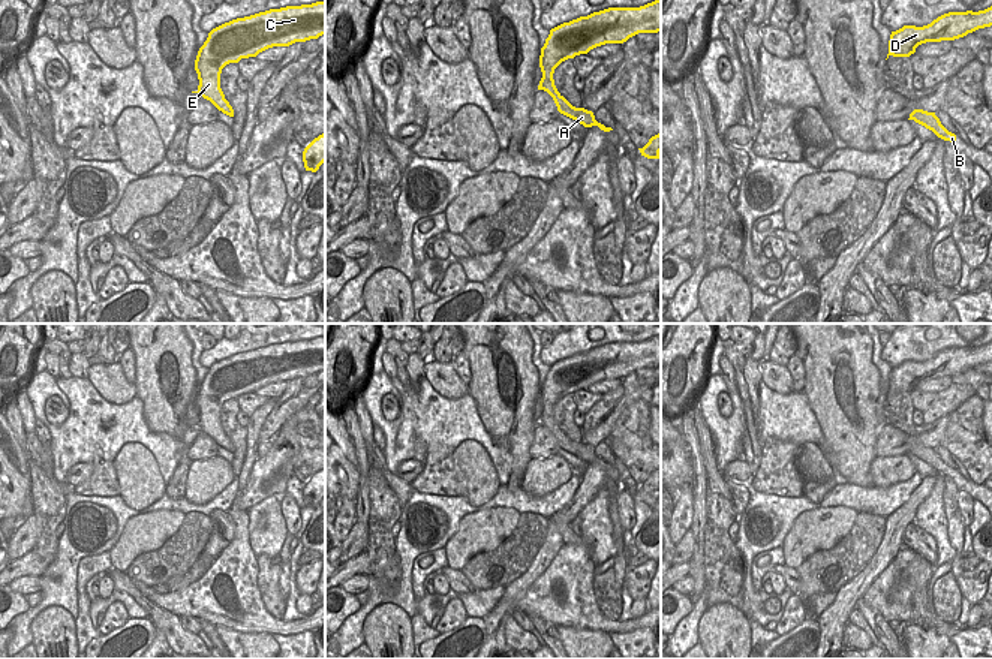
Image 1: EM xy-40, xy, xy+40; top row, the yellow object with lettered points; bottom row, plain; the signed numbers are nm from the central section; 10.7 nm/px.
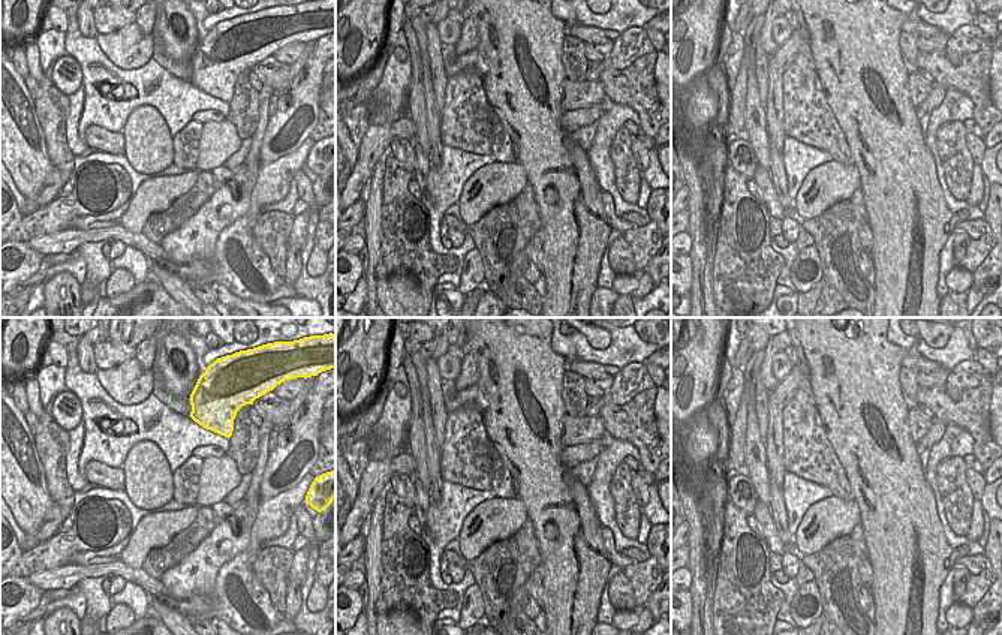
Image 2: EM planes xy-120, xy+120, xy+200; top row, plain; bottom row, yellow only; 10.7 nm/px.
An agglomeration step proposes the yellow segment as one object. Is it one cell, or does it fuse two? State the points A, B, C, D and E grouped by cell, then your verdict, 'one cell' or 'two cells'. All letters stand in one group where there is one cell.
groups A B C D E; one cell

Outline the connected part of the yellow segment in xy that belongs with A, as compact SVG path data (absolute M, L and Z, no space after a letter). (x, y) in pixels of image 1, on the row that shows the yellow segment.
M655 0L640 7L608 7L563 22L550 30L541 48L539 67L542 78L538 90L547 91L557 111L584 127L598 126L604 132L613 130L595 120L592 111L572 106L556 88L553 73L565 60L605 43L623 43L638 33L661 31L661 0Z

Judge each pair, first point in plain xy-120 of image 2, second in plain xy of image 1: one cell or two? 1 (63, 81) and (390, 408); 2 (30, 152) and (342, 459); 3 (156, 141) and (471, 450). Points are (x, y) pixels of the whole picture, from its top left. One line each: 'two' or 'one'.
1: one
2: one
3: one

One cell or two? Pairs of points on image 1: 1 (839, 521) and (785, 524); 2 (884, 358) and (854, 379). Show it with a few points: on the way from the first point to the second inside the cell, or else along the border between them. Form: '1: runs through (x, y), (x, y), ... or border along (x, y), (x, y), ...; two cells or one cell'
1: border along (817, 506), (803, 511), (794, 520), (781, 545); two cells
2: border along (871, 339), (871, 361), (878, 370), (884, 399); two cells

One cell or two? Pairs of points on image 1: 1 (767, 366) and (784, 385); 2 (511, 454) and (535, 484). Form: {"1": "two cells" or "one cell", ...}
{"1": "one cell", "2": "two cells"}

